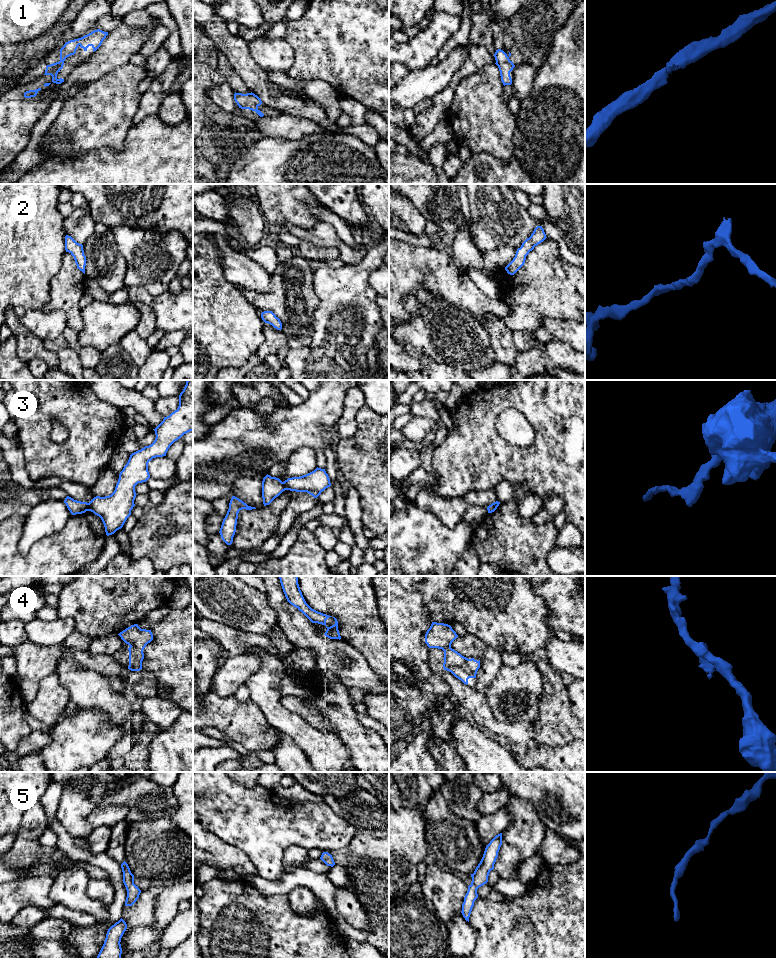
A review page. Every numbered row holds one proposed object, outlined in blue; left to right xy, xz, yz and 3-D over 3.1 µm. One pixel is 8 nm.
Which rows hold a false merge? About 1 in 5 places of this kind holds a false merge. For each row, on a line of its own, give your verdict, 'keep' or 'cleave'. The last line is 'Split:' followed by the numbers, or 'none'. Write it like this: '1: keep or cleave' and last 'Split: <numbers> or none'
1: keep
2: keep
3: cleave
4: cleave
5: keep
Split: 3, 4

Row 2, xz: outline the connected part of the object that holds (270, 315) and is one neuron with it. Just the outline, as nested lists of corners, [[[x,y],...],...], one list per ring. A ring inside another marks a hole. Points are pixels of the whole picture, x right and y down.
[[[264,311],[261,313],[261,318],[265,323],[272,325],[277,330],[282,329],[280,319],[272,311]]]

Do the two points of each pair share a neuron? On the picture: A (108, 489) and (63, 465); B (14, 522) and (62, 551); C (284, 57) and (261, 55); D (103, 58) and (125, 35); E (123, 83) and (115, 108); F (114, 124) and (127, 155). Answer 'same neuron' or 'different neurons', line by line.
A: different neurons
B: same neuron
C: same neuron
D: same neuron
E: same neuron
F: different neurons

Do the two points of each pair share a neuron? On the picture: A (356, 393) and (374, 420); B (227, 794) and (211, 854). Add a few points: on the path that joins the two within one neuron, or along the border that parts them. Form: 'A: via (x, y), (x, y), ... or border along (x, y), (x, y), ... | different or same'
A: border along (365, 404), (356, 415), (357, 427) | different
B: border along (203, 827), (237, 847) | different

